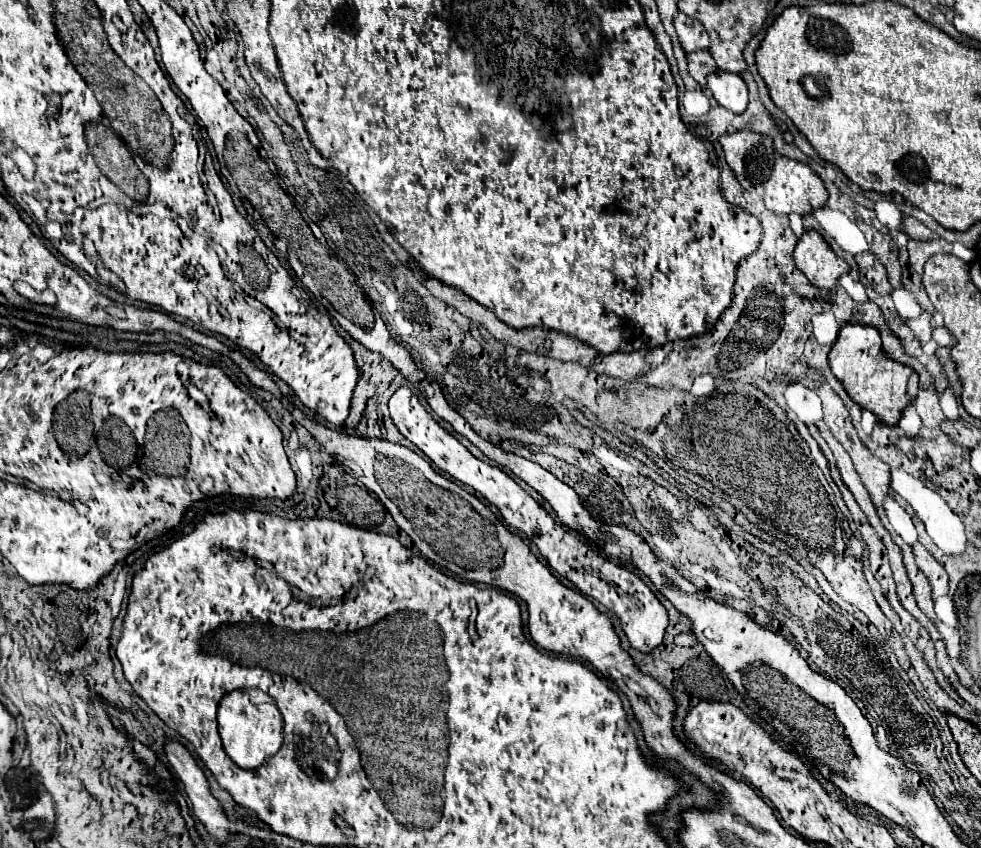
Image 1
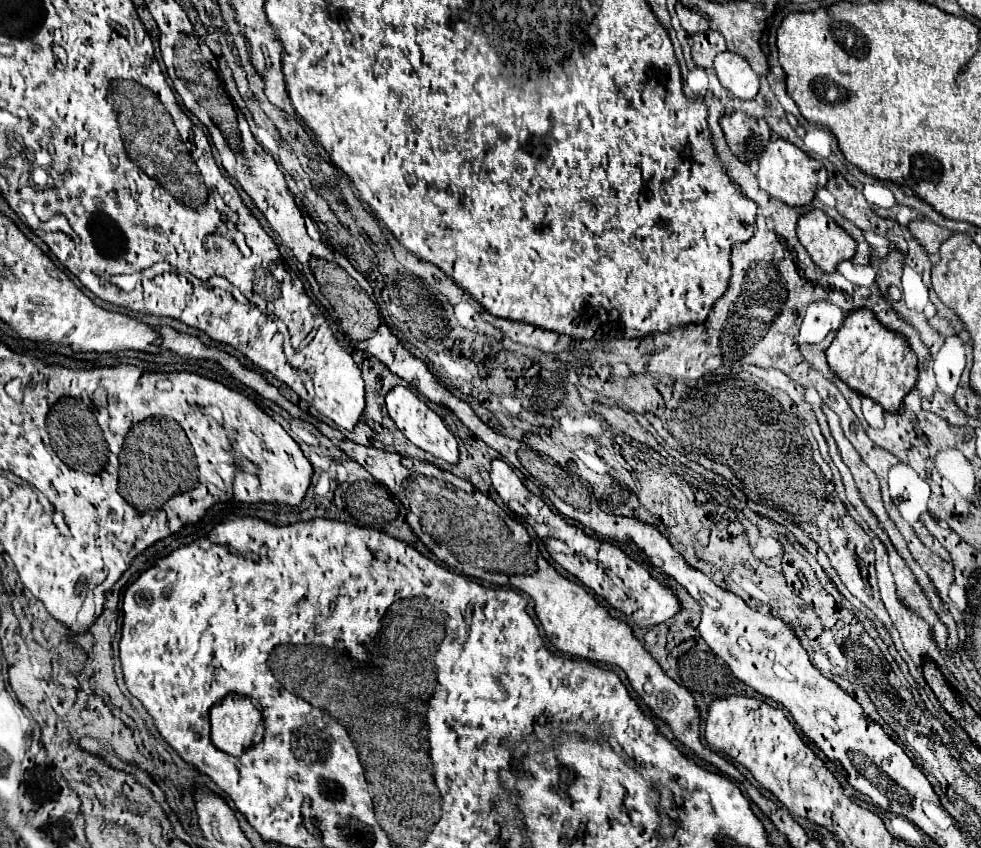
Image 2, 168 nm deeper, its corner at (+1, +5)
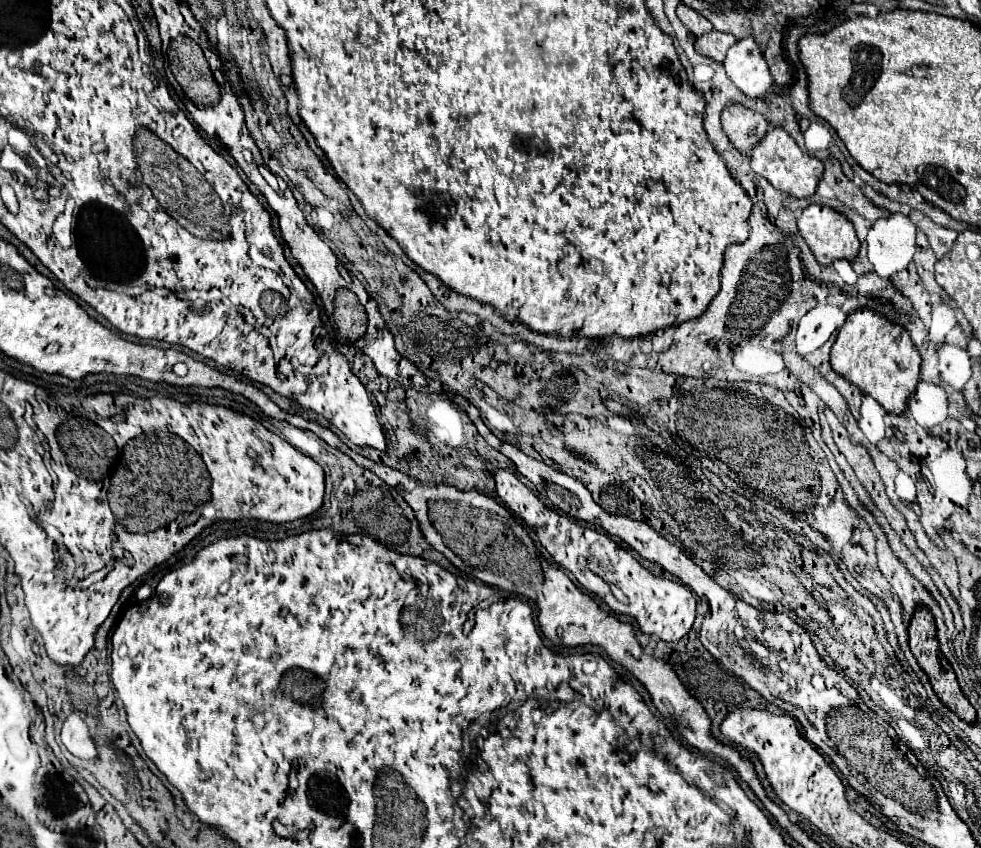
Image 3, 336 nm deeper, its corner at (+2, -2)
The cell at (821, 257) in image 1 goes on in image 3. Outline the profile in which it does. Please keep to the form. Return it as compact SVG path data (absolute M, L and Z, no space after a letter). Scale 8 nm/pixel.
M808 205L798 217L798 229L822 265L834 259L852 261L858 255L860 241L854 225L828 205Z

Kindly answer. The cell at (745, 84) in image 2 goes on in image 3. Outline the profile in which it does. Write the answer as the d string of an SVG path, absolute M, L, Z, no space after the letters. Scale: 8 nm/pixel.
M754 37L736 41L728 49L724 69L734 85L748 97L762 97L774 85L770 67Z

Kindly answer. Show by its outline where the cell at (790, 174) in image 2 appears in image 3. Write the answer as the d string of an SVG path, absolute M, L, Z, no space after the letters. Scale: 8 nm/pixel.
M772 127L772 131L768 131L768 133L760 139L760 143L752 149L750 157L752 157L752 169L754 169L758 175L766 177L776 189L786 191L788 195L794 195L794 197L798 197L798 199L814 195L816 185L818 185L818 181L822 179L822 171L824 171L822 161L810 157L808 153L804 153L804 151L796 145L796 141L794 141L782 127Z

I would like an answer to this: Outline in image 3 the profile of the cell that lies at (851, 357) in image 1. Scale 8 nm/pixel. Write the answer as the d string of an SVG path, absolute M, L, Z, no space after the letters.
M856 309L838 331L830 363L840 375L858 385L864 393L872 395L888 413L898 415L906 409L906 399L920 381L922 357L902 325L892 323L878 311Z

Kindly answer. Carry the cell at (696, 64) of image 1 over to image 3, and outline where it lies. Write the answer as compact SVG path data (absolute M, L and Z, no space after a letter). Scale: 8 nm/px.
M714 29L714 31L708 31L696 39L696 51L714 59L714 61L724 61L728 47L734 43L736 43L734 35Z

